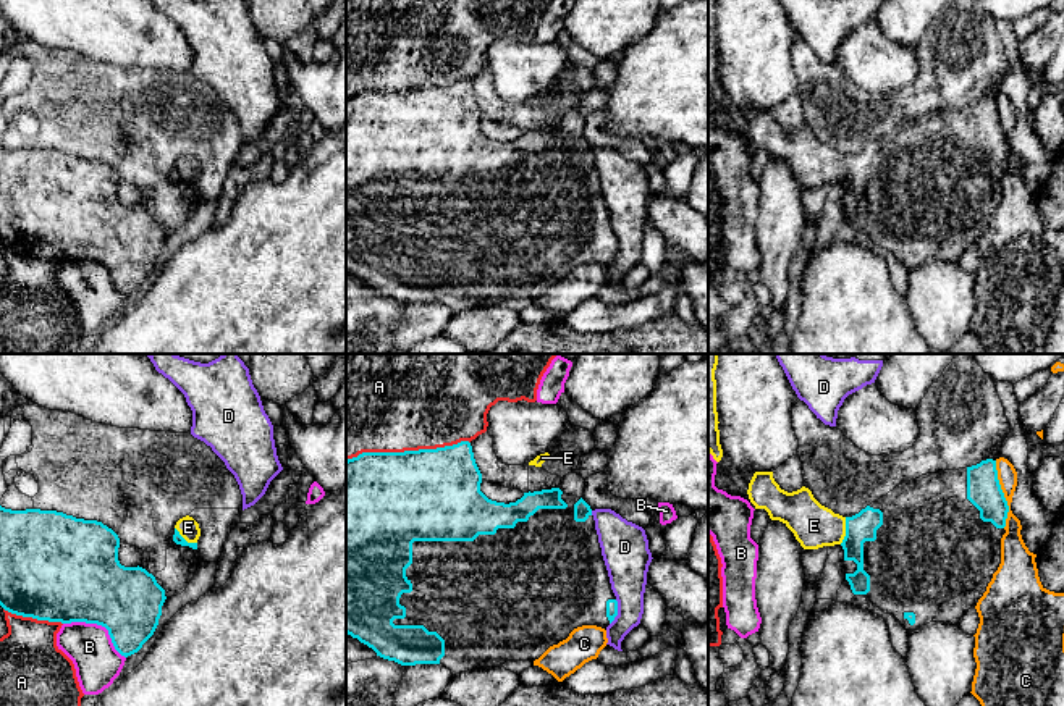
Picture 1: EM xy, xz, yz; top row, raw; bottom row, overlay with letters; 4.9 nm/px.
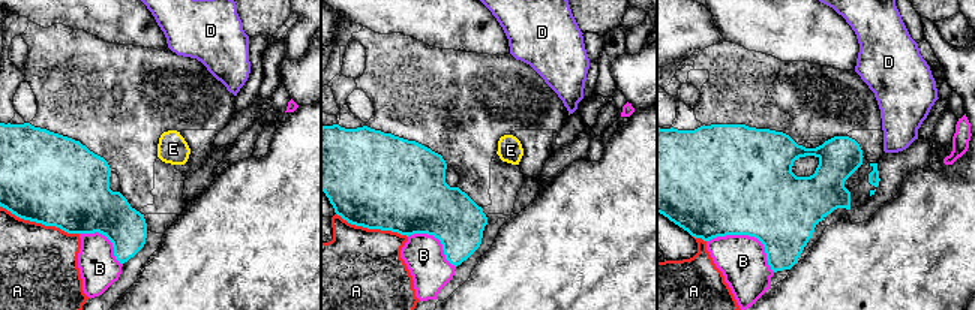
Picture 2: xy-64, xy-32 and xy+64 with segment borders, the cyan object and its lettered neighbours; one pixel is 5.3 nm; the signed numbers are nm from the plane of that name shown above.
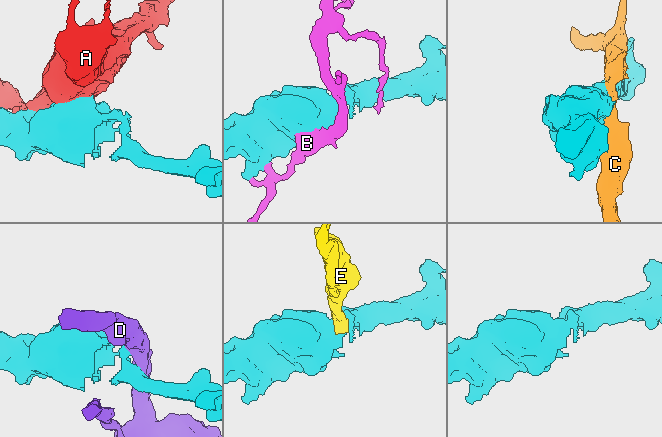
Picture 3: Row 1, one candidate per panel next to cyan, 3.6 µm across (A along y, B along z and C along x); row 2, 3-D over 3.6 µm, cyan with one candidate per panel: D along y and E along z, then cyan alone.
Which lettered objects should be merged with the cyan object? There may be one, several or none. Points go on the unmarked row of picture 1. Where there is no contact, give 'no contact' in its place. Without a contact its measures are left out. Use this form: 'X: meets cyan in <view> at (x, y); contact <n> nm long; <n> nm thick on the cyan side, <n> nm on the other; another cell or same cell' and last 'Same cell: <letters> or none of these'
A: meets cyan in xz at (408, 89); contact 600 nm long; 460 nm thick on the cyan side, 440 nm on the other; another cell
B: meets cyan in xy at (99, 262); contact 360 nm long; 440 nm thick on the cyan side, 220 nm on the other; another cell
C: meets cyan in yz at (1003, 133); contact 340 nm long; 170 nm thick on the cyan side, 110 nm on the other; another cell
D: meets cyan in xz at (616, 251); contact 130 nm long; 60 nm thick on the cyan side, 200 nm on the other; another cell
E: meets cyan in yz at (846, 168); contact 140 nm long; 150 nm thick on the cyan side, 220 nm on the other; same cell
Same cell: E

